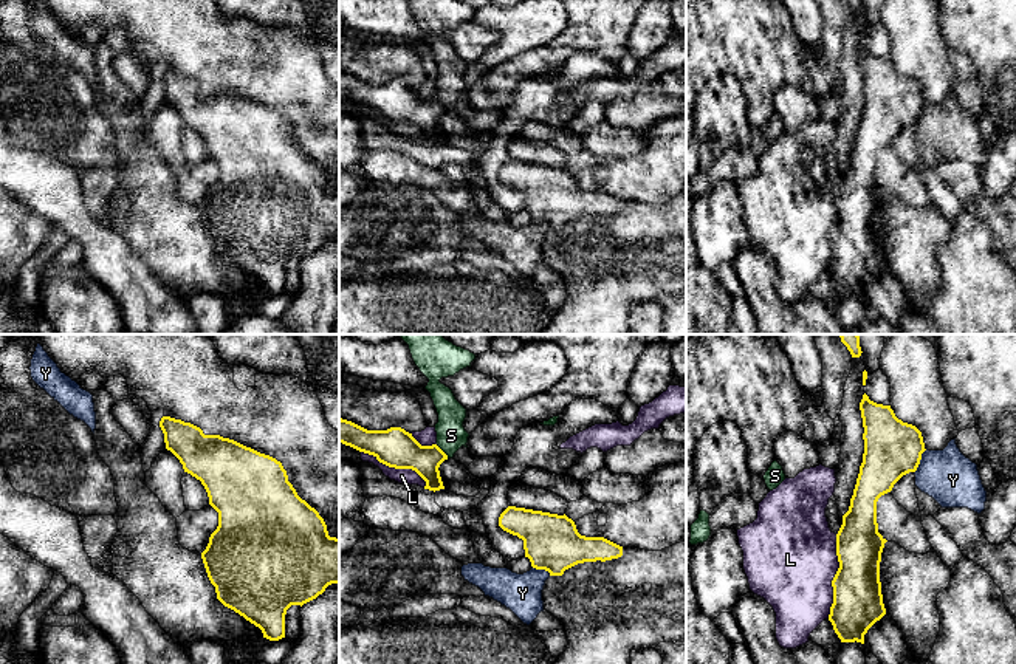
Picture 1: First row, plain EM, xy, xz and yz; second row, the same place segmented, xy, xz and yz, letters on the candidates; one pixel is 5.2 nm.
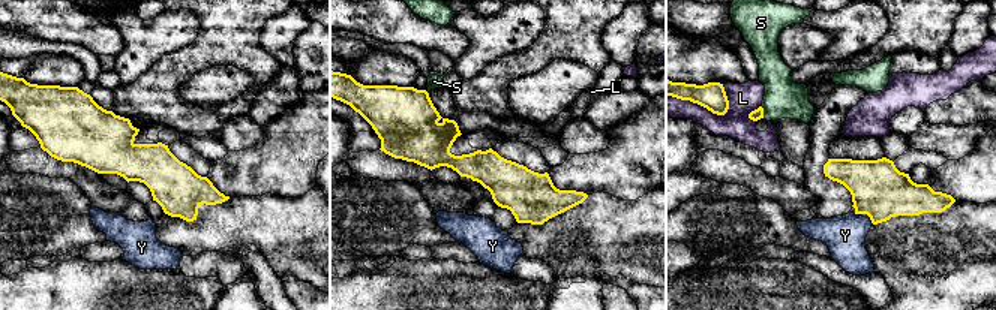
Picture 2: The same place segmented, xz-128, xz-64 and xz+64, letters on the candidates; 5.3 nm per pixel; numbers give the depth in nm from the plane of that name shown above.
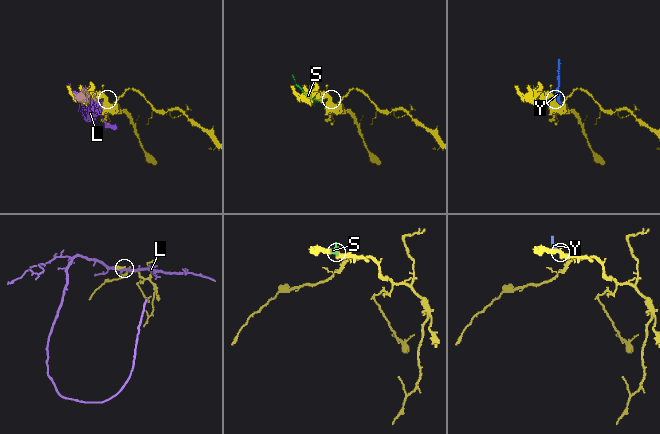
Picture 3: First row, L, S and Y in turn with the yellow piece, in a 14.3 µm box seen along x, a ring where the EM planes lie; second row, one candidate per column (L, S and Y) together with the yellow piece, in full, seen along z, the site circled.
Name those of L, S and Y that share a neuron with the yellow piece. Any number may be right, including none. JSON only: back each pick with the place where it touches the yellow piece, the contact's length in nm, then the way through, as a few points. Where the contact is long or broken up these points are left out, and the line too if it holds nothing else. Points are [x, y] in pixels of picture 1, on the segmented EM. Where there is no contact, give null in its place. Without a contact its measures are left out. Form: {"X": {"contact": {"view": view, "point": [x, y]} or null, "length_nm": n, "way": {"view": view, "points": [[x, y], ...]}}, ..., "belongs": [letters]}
{"belongs": []}

